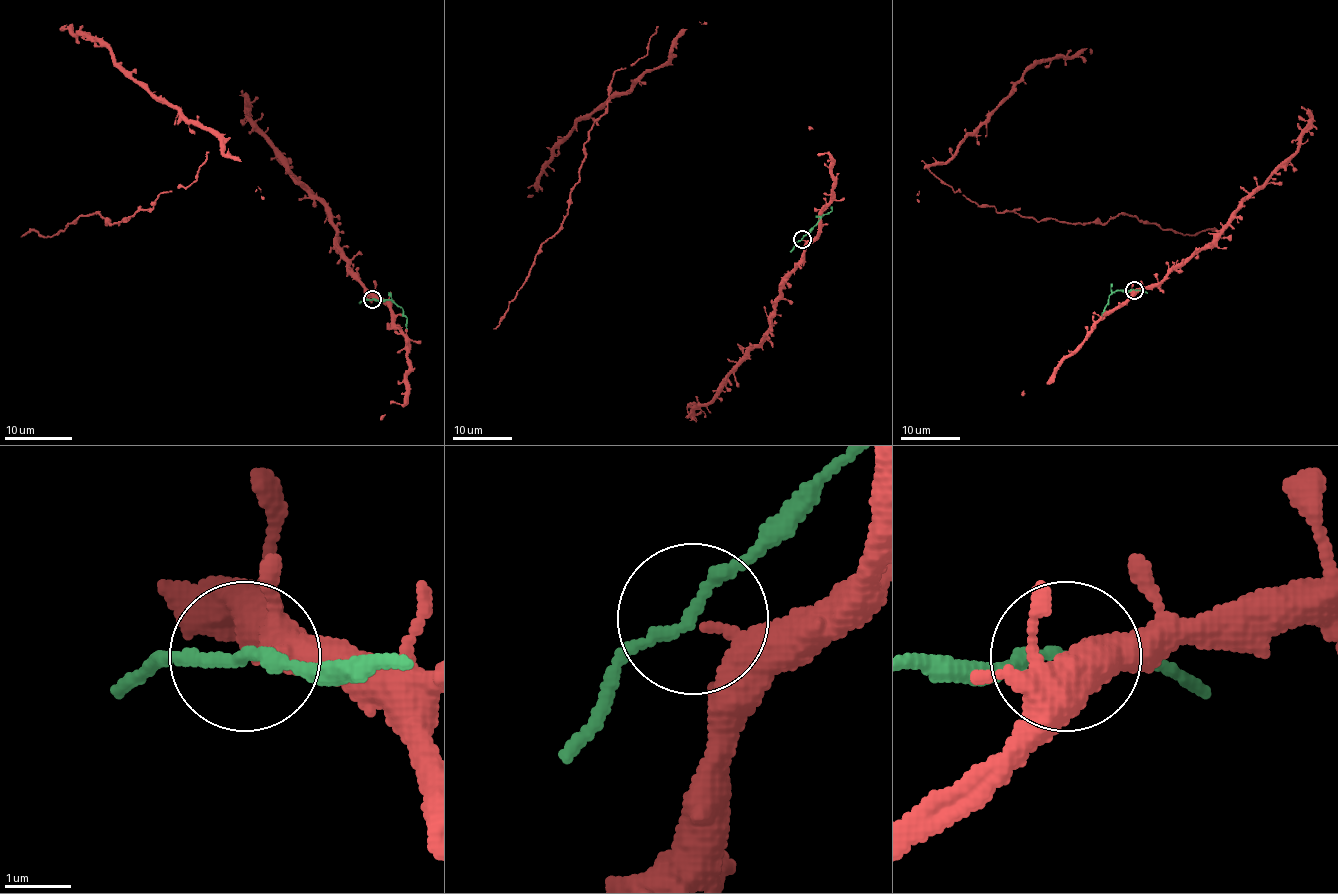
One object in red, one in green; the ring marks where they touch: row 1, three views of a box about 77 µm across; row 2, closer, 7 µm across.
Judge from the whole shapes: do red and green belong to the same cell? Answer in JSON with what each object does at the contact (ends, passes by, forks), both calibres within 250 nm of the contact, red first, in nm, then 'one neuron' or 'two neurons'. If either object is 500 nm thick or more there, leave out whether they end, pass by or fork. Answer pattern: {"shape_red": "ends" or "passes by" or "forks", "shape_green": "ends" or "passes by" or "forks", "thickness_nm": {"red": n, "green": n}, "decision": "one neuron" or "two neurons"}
{"shape_red": "ends", "shape_green": "passes by", "thickness_nm": {"red": 320, "green": 170}, "decision": "two neurons"}

